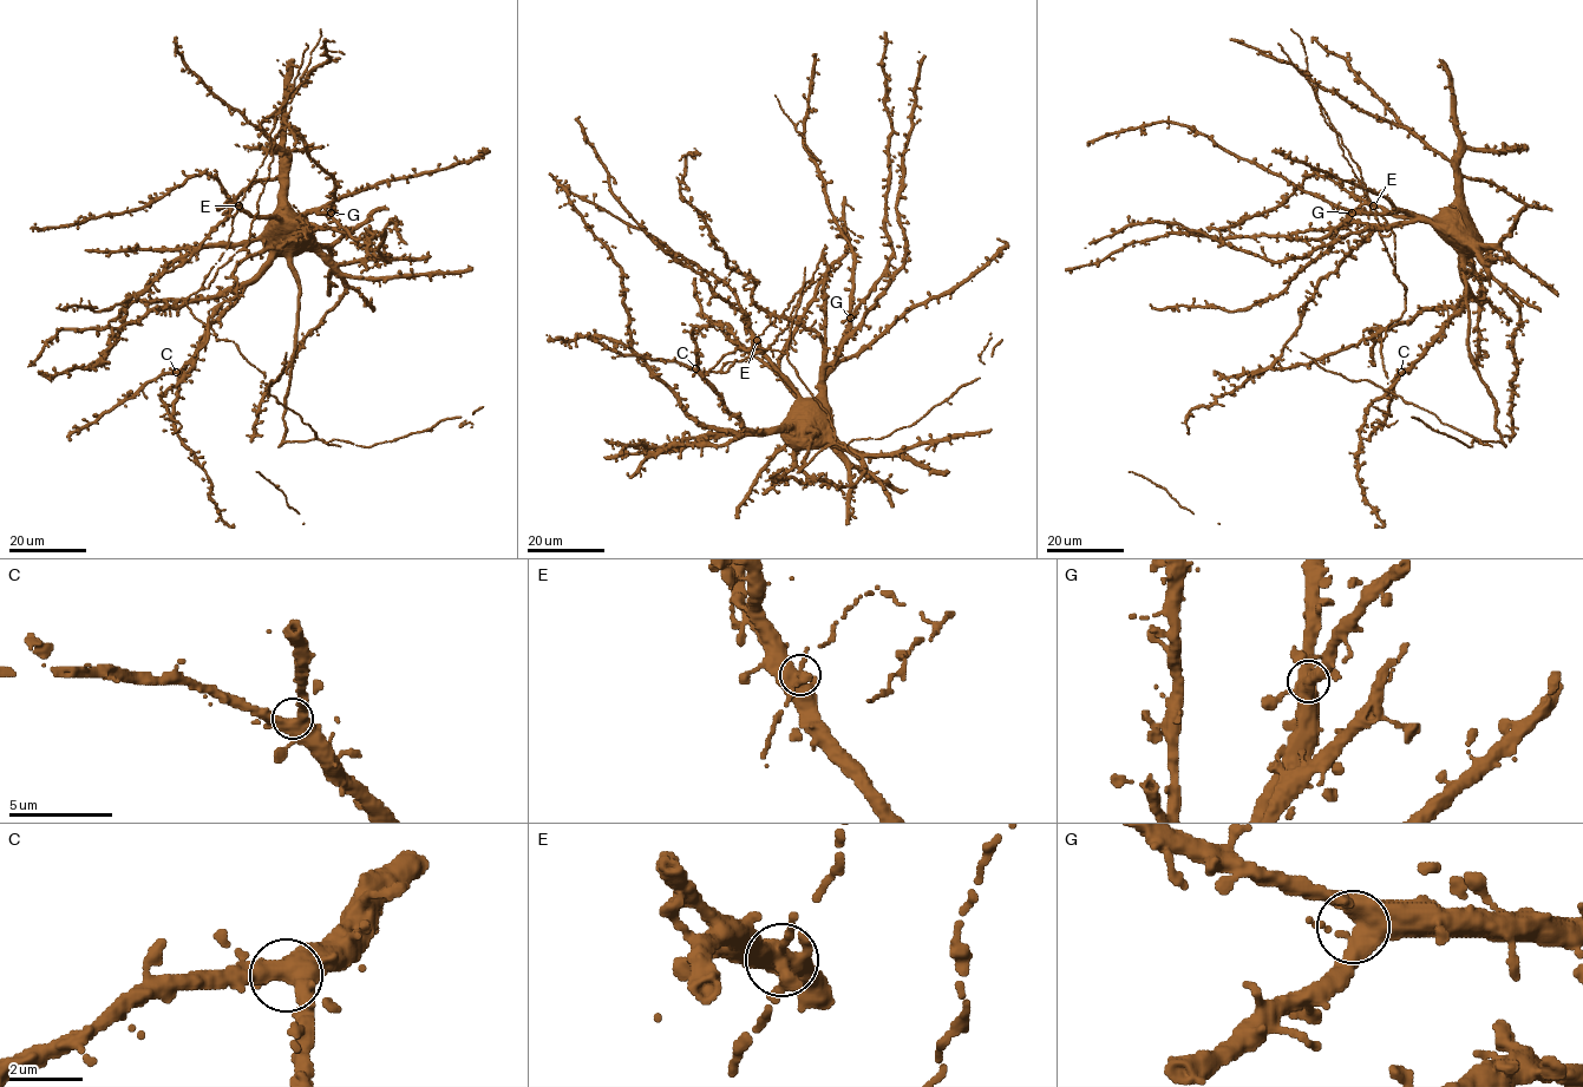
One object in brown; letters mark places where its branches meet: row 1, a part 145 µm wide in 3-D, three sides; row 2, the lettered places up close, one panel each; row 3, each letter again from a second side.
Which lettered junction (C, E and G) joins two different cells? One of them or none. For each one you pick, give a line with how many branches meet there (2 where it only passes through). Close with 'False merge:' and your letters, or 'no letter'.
False merge: no letter

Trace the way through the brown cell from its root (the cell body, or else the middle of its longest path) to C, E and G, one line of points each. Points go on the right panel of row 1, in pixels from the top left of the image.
C: (1464, 240), (1458, 253), (1463, 253), (1465, 302), (1424, 353), (1401, 372)
E: (1464, 240), (1446, 241), (1427, 218), (1395, 217), (1373, 207)
G: (1464, 240), (1459, 242), (1430, 222), (1402, 213), (1352, 213)

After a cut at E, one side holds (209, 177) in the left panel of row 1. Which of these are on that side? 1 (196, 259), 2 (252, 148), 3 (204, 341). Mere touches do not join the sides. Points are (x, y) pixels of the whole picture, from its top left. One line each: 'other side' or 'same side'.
1: same side
2: same side
3: same side

